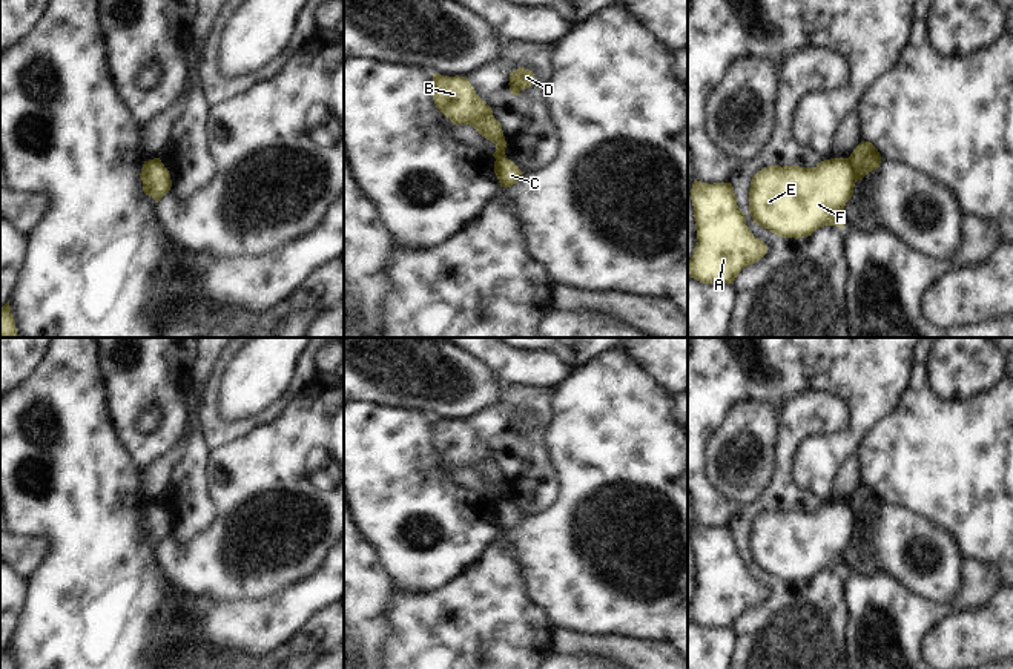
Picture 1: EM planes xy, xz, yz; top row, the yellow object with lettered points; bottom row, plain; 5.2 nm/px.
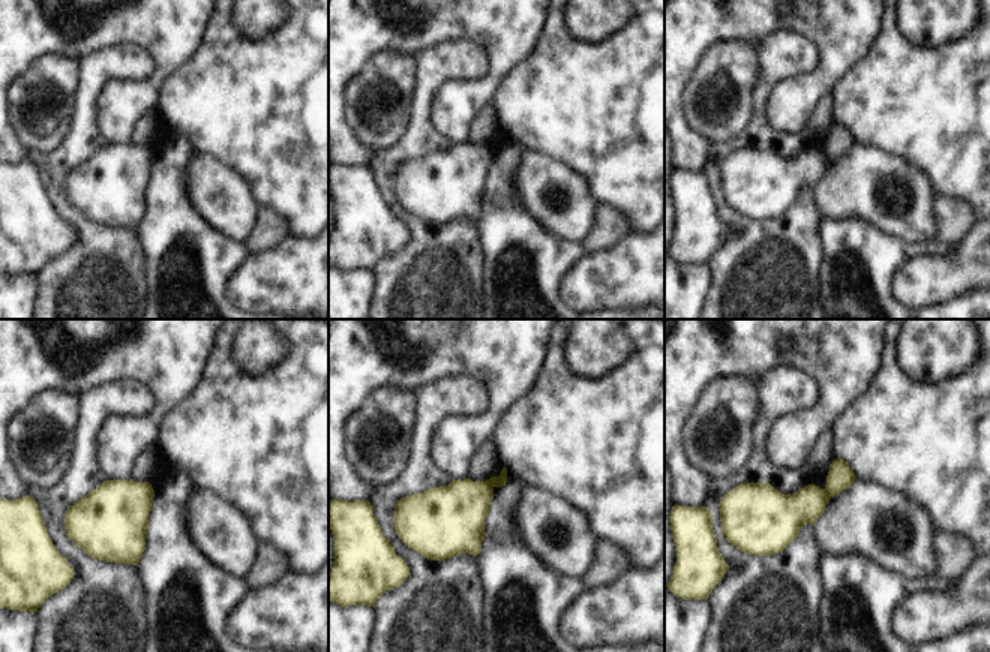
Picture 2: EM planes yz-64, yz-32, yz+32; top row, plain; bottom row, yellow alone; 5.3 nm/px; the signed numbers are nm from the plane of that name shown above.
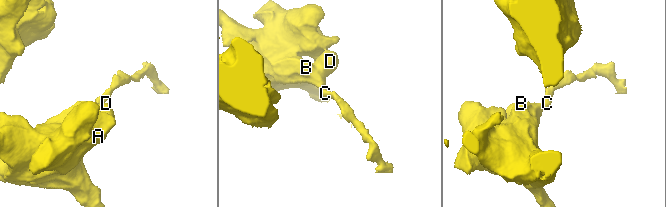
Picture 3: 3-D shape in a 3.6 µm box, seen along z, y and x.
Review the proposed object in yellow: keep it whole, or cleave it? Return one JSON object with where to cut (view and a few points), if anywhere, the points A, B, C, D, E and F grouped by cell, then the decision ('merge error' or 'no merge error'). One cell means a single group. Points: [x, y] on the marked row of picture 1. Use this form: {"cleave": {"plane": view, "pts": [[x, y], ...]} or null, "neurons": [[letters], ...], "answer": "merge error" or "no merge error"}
{"cleave": {"plane": "yz", "pts": [[846, 158], [858, 178]]}, "neurons": [["A", "B", "D", "E", "F"], ["C"]], "answer": "merge error"}

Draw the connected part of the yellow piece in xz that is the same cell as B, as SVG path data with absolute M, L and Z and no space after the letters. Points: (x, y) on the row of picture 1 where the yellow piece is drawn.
M433 74L433 100L453 124L470 124L496 144L494 158L505 153L506 141L491 107L476 94L467 77Z

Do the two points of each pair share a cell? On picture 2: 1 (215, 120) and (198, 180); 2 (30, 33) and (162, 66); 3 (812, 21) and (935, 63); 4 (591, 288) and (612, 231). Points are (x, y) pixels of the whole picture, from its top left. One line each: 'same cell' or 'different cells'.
1: different cells
2: same cell
3: different cells
4: different cells

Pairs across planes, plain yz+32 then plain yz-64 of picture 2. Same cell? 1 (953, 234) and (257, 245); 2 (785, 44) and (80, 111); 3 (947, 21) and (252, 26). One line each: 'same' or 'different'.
1: same
2: same
3: same

